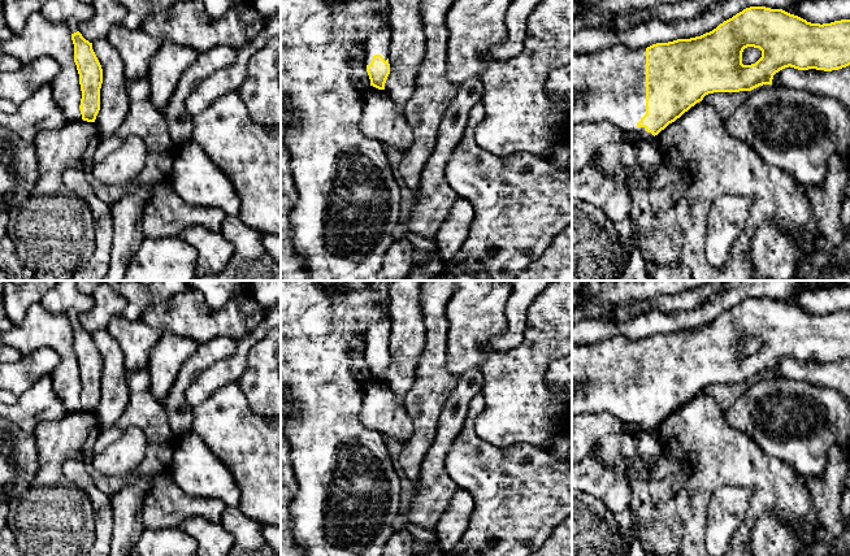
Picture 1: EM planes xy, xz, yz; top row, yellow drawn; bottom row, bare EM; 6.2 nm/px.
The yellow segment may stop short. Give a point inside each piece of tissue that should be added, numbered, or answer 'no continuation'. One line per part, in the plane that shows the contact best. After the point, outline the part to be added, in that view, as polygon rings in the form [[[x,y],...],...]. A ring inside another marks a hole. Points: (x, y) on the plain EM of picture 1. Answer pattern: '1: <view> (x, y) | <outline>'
1: yz (610, 376) | [[[615,336],[589,346],[572,344],[572,418],[585,413],[611,413],[628,423],[638,423],[643,431],[652,431],[654,426],[637,414],[646,405],[646,339],[629,340]]]

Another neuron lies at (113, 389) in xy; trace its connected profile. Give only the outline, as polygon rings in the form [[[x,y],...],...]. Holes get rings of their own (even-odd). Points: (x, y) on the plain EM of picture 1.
[[[108,329],[95,331],[92,340],[103,360],[100,401],[95,416],[100,430],[104,430],[114,426],[126,411],[129,401],[127,370],[123,365],[122,348]]]

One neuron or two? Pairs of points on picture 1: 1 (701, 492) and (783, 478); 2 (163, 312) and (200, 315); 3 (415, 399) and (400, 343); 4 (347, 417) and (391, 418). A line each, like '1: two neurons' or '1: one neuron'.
1: one neuron
2: one neuron
3: two neurons
4: two neurons

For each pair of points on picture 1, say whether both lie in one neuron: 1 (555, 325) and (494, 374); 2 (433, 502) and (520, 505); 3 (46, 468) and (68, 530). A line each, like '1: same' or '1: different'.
1: same
2: different
3: same

